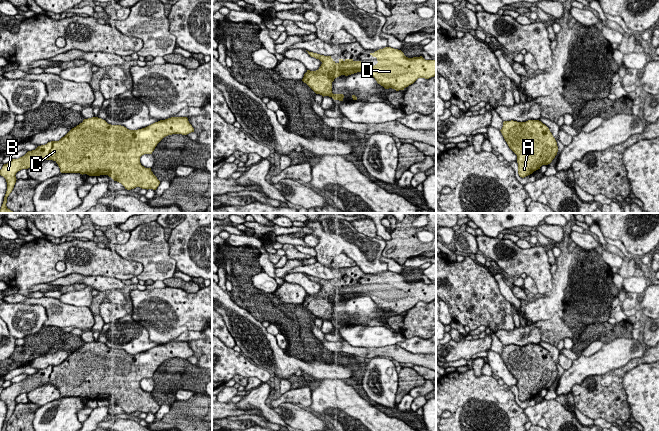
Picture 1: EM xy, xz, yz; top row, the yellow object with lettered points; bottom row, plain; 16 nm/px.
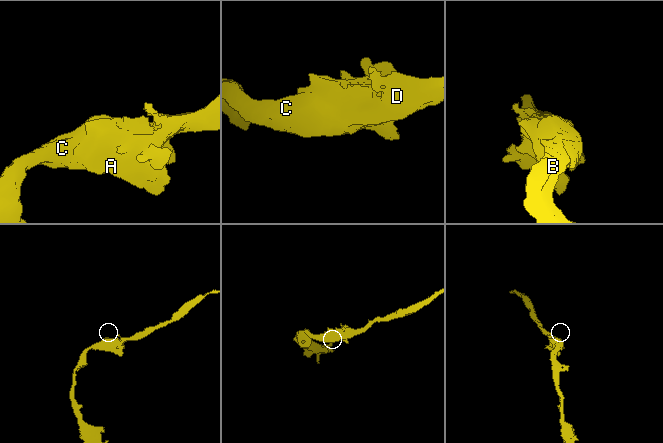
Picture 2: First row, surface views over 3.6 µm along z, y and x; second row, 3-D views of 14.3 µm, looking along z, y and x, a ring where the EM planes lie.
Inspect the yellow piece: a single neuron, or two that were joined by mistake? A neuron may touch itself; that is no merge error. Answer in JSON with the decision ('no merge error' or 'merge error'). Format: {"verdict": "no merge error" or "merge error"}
{"verdict": "no merge error"}

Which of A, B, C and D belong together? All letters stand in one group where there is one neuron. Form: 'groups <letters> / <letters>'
groups A B C D

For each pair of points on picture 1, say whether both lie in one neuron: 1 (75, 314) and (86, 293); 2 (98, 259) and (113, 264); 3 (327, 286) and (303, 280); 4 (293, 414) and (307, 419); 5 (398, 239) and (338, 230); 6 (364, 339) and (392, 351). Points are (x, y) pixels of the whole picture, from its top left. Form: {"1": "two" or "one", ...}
{"1": "two", "2": "one", "3": "two", "4": "one", "5": "two", "6": "two"}

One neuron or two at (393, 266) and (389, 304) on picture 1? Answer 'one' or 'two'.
two

